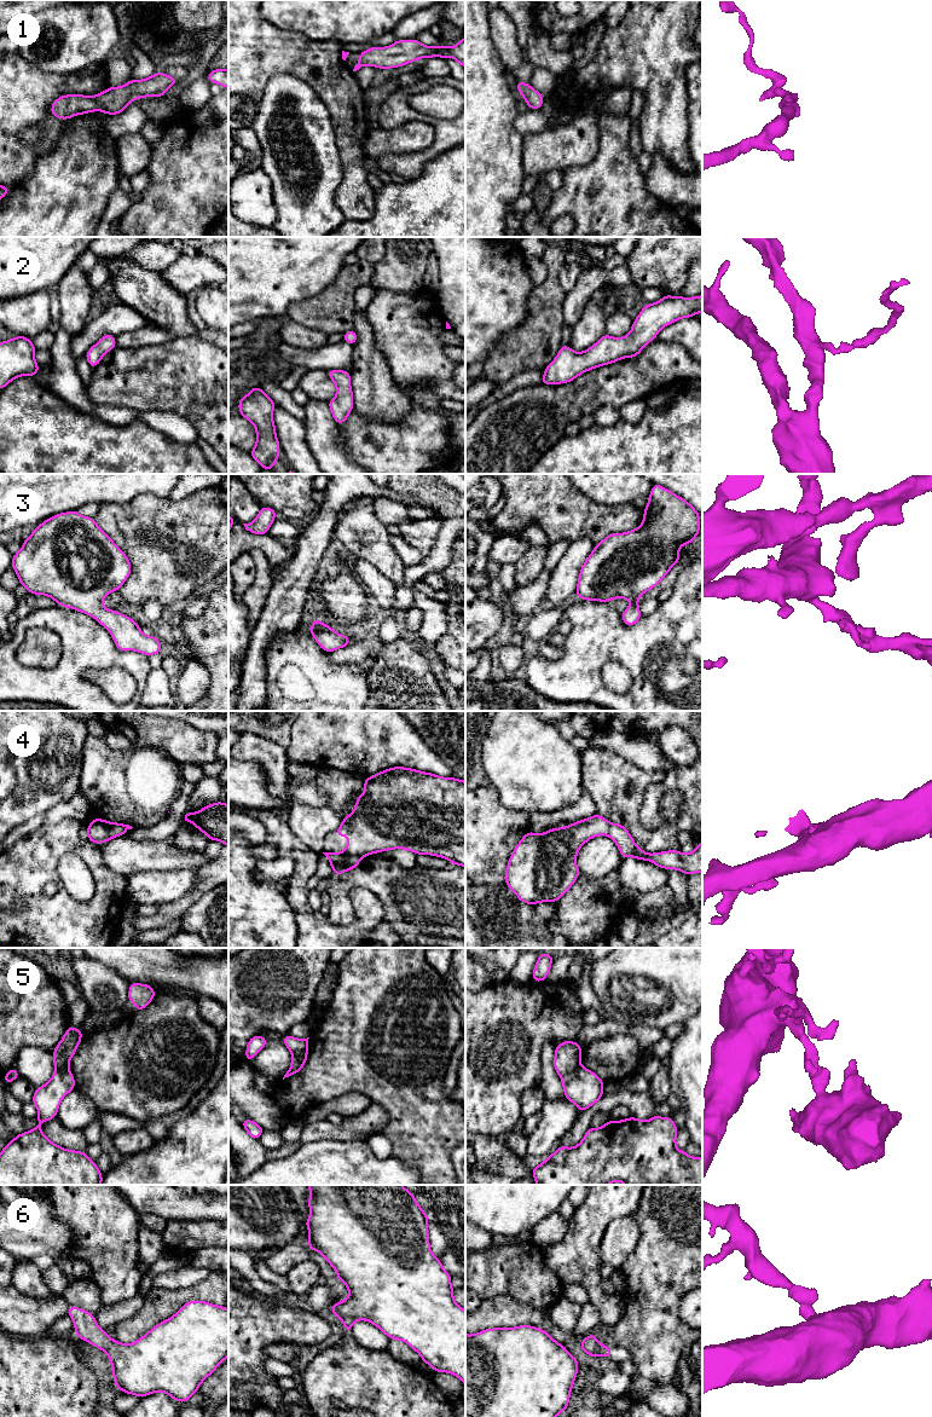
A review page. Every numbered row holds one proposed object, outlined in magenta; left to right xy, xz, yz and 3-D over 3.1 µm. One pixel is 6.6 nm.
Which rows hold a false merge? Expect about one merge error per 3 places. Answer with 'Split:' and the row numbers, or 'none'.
Split: 5

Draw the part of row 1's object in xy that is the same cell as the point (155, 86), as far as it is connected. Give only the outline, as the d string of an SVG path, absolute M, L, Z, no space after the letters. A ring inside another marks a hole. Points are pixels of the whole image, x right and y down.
M155 73L144 80L129 80L120 87L109 87L97 96L65 94L51 105L51 114L57 118L69 120L76 115L103 111L106 115L121 114L134 99L163 97L179 80L162 73Z

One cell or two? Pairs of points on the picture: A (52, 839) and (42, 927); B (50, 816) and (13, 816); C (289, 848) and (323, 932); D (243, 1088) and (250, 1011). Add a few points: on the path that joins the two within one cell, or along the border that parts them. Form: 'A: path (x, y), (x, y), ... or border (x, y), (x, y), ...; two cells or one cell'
A: path (39, 861), (36, 863), (36, 906); one cell
B: border (69, 799), (57, 803), (45, 814); two cells
C: path (300, 868), (300, 906), (304, 912); one cell
D: border (244, 1060), (241, 1064); two cells

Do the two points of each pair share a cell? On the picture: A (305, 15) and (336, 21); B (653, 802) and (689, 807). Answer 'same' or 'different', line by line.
A: same
B: same

